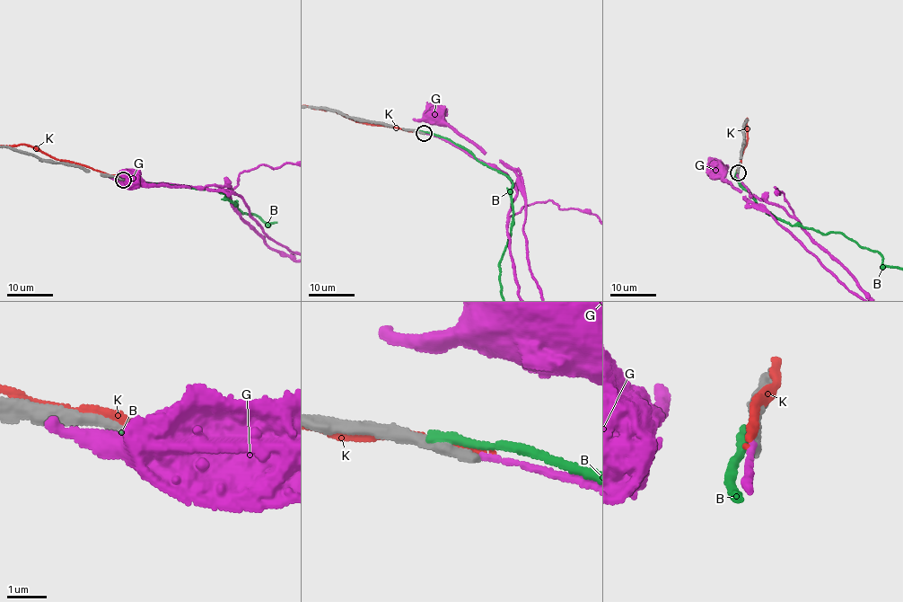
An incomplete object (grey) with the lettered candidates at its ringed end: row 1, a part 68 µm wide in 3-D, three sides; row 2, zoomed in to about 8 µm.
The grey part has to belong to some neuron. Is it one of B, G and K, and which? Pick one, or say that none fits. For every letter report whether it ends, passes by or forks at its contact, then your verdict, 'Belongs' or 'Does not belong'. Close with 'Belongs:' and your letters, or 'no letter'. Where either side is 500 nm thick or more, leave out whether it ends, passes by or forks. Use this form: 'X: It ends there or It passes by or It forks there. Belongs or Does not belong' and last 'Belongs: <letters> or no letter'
B: It ends there. Does not belong
G: It ends there. Does not belong
K: It passes by. Does not belong
Belongs: no letter

